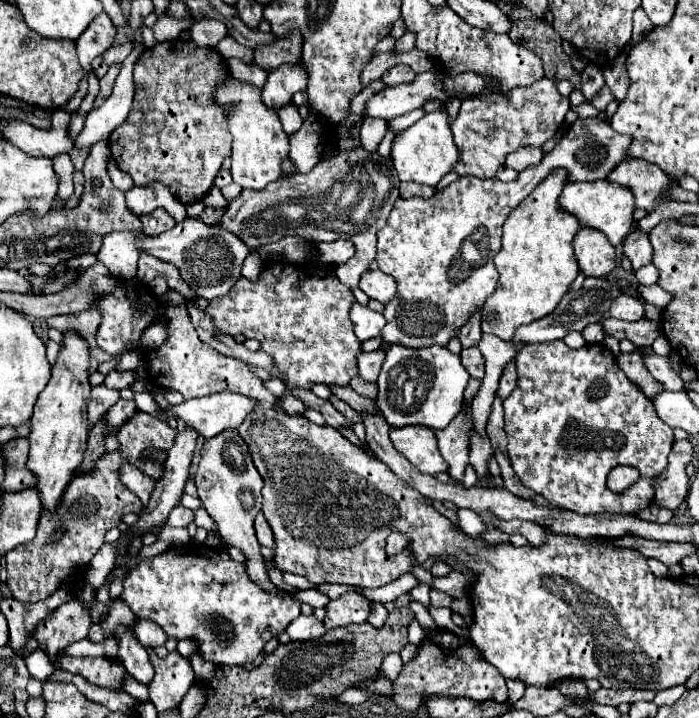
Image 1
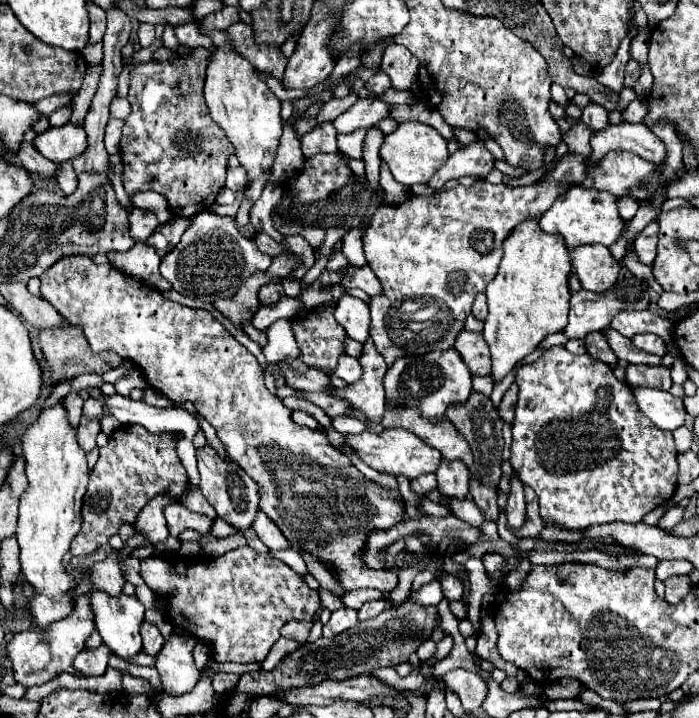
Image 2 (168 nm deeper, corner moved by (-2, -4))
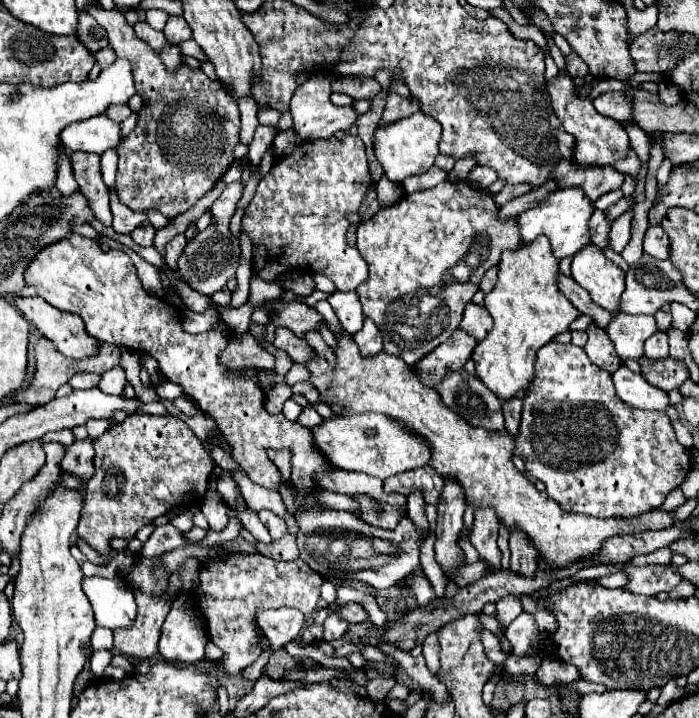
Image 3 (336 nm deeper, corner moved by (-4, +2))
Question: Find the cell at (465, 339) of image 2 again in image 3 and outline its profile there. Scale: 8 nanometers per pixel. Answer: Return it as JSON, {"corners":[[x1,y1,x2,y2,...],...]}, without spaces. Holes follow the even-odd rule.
{"corners":[[473,302,467,304,461,326,459,326,461,330,469,332,477,342,481,342,489,334,491,326,493,326,493,320,491,320,489,312,483,306,475,306]]}

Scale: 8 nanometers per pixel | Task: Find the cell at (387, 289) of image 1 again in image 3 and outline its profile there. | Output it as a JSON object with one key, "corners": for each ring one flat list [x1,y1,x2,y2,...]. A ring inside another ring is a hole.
{"corners":[[345,134,341,140,301,142,293,154,277,160,259,182,241,222,241,228,253,240,255,274,263,280,274,281,274,270,266,264,276,264,276,261,279,264,278,258,285,258,291,268,311,268,313,272,325,274,337,290,347,292,363,284,369,278,369,264,355,246,345,242,349,228,345,216,357,212,367,186,369,166,365,144,359,136]]}

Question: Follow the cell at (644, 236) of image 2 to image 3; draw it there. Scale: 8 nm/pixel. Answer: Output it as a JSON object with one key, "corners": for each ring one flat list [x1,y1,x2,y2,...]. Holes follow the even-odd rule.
{"corners":[[661,226,647,228,645,238,643,238,643,252,659,260,669,258,669,236,663,232]]}

